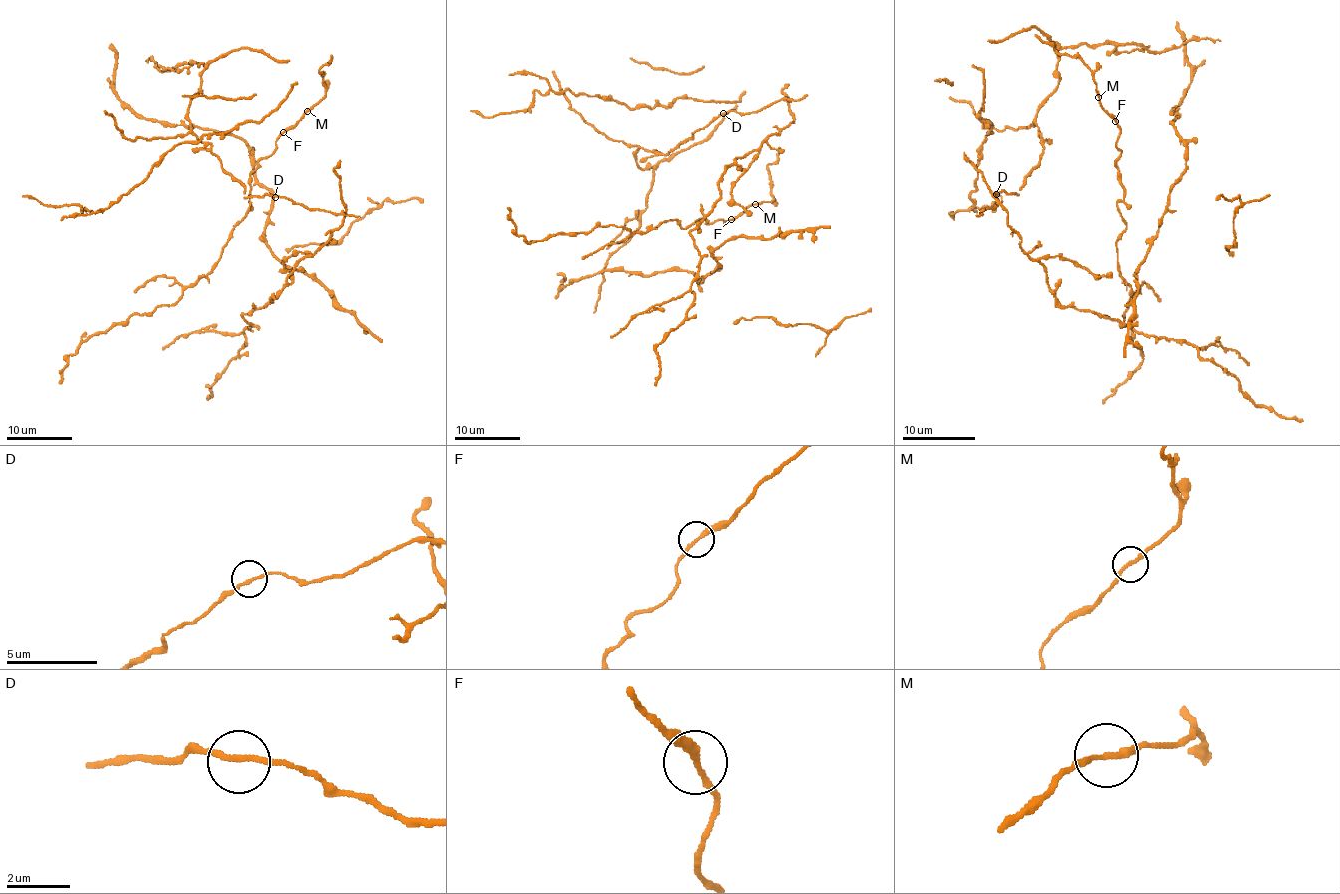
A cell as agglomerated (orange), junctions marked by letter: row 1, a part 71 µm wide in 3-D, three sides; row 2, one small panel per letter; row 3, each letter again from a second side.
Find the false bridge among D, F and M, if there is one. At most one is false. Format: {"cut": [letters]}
{"cut": []}

